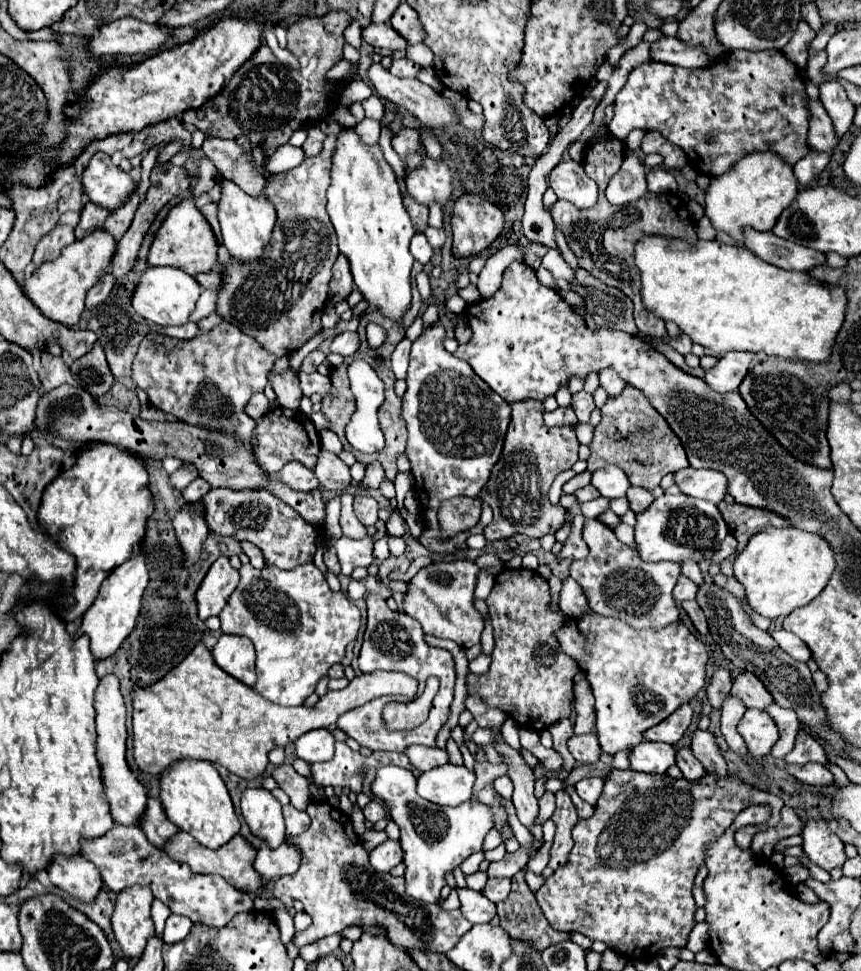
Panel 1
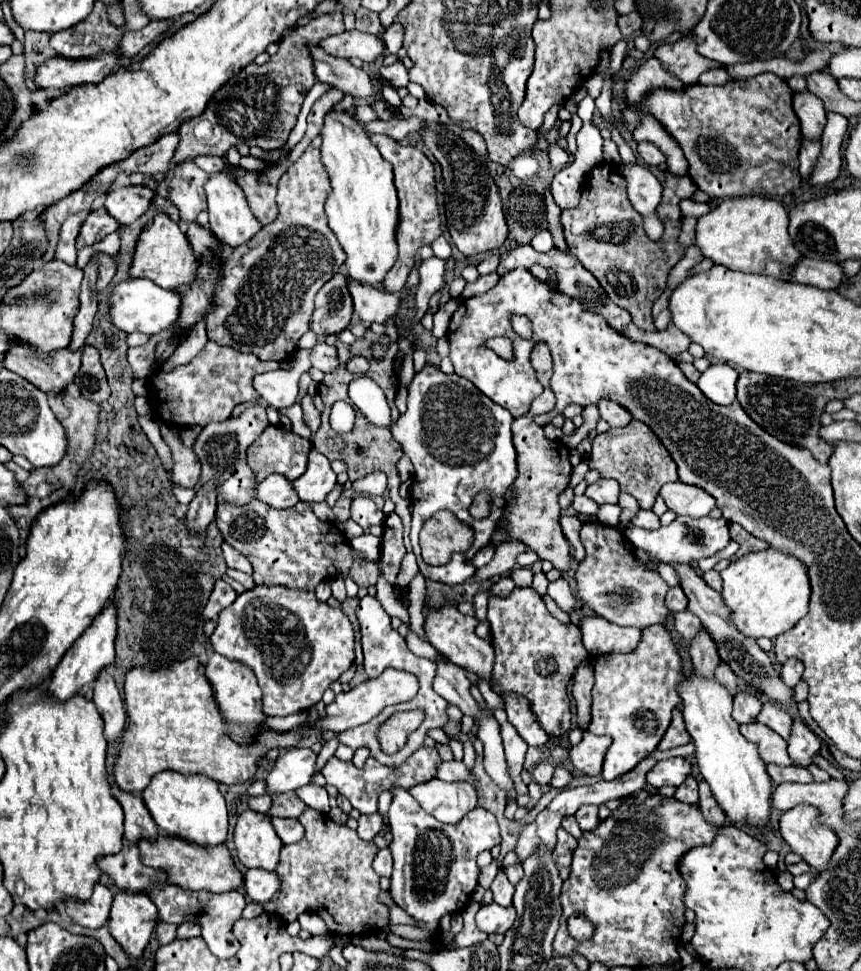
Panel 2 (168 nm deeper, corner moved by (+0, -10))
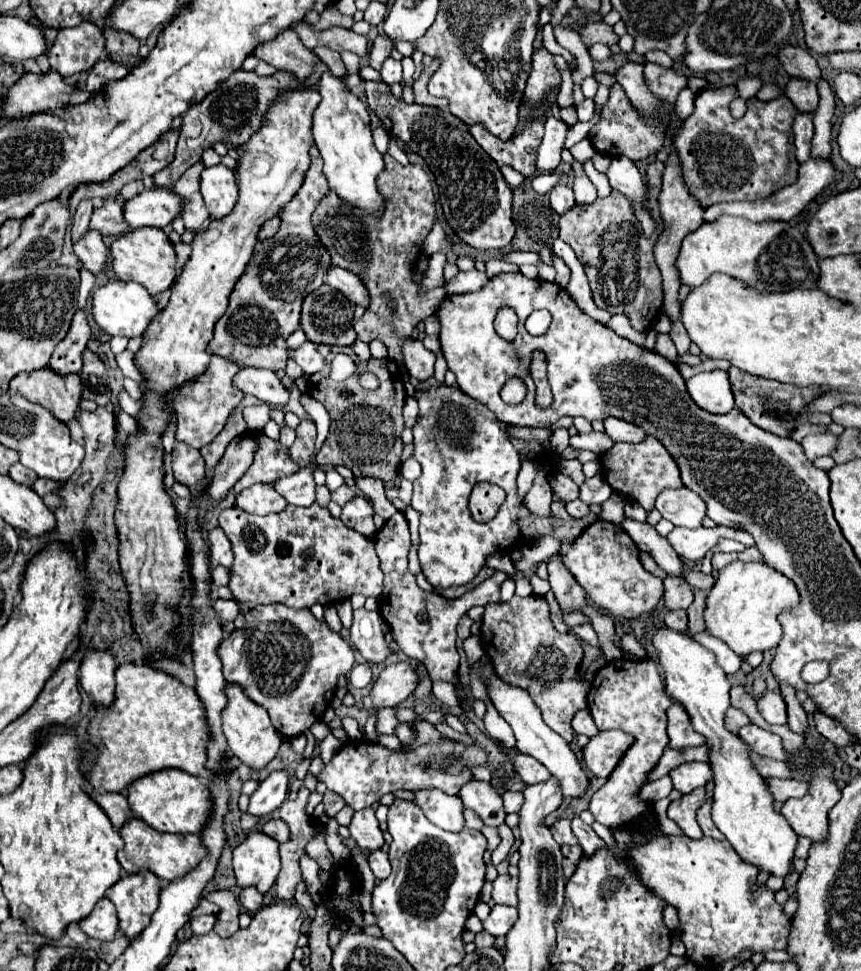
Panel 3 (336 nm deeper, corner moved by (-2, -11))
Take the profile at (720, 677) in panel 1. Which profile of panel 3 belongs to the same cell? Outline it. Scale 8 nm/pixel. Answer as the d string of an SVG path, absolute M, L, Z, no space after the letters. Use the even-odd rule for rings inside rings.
M695 590L695 602L687 610L687 614L689 614L689 630L687 630L689 636L697 634L697 632L705 632L703 610L705 610L705 592L703 590Z

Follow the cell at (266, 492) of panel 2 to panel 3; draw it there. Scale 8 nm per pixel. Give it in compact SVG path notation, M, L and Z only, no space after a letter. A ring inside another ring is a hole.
M257 484L243 490L235 504L249 514L273 514L285 510L287 502L273 490L273 484Z

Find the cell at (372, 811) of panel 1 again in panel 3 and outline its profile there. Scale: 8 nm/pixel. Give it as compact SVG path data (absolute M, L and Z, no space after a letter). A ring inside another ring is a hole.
M365 808L365 810L355 812L355 816L353 816L351 824L349 824L349 832L351 832L351 836L357 840L357 844L361 848L377 850L385 842L373 808Z

